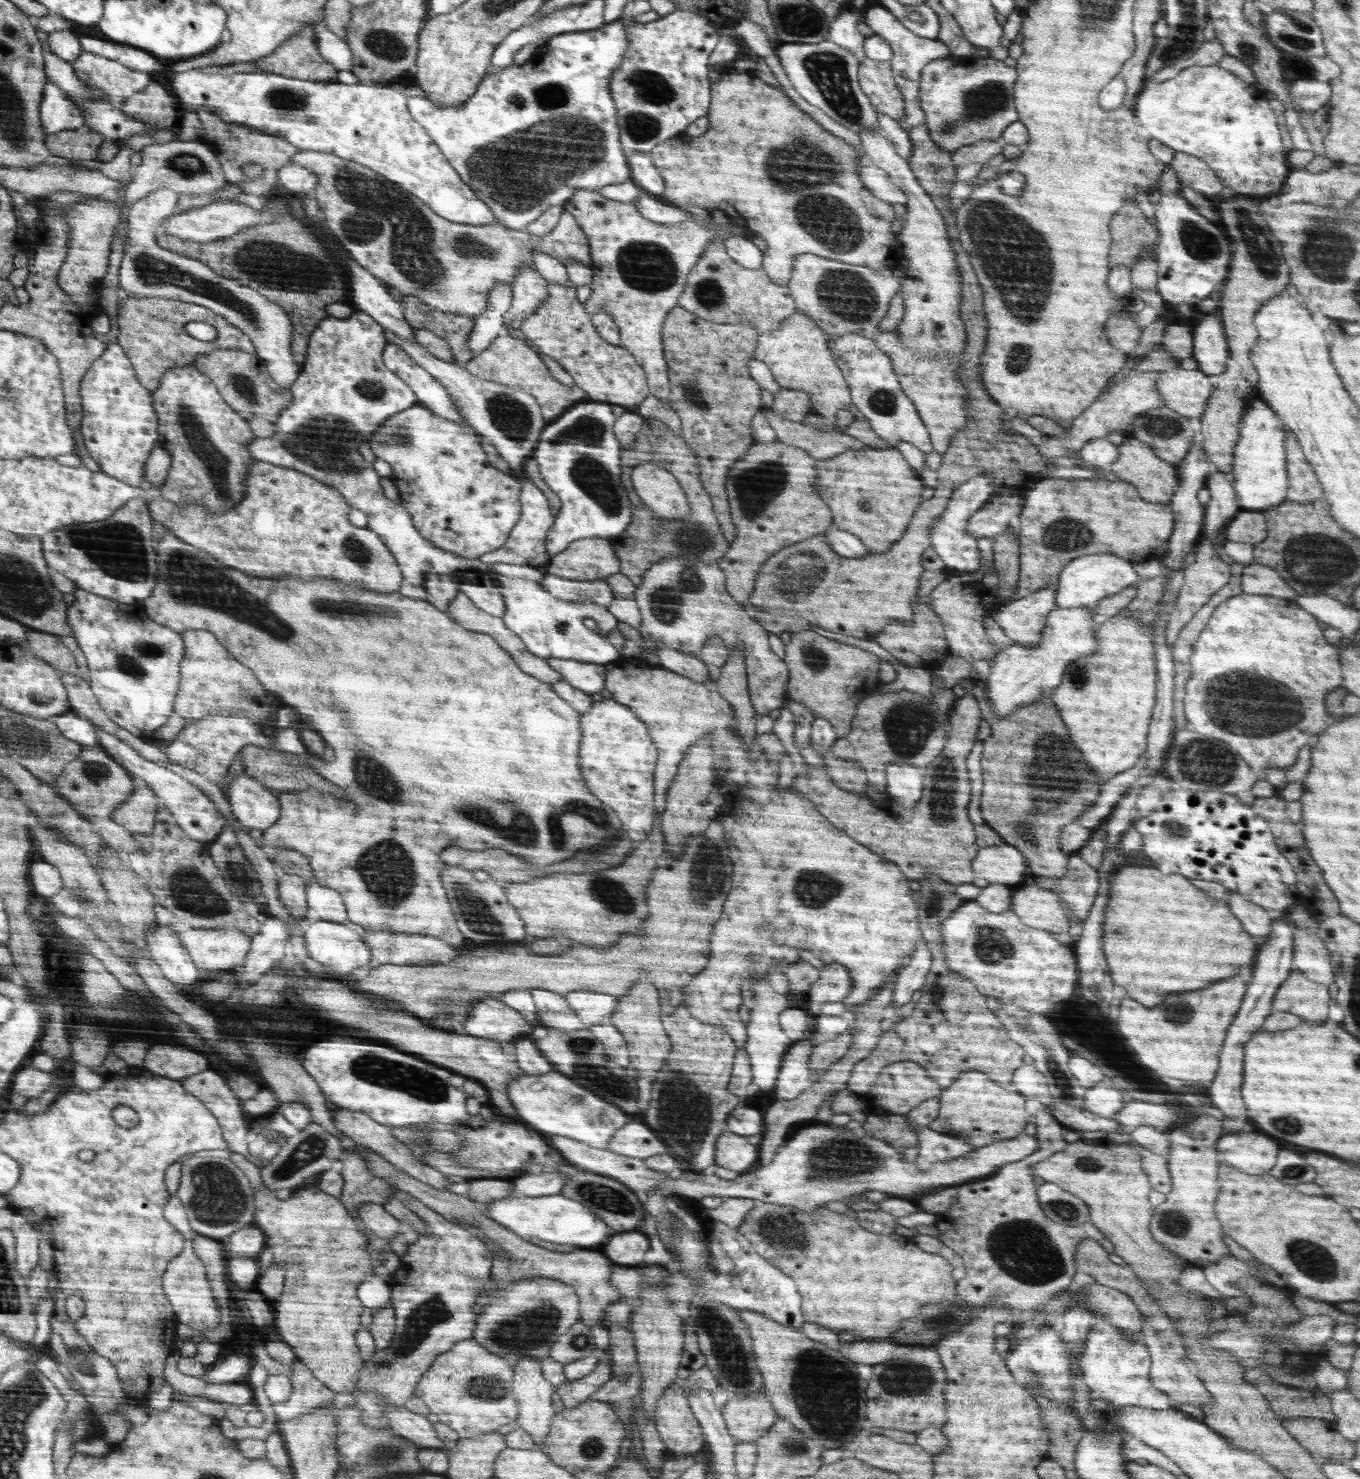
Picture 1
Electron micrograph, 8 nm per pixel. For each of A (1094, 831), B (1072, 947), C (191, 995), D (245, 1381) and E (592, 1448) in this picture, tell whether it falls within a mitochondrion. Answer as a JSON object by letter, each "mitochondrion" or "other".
{"A":"other","B":"other","C":"other","D":"other","E":"mitochondrion"}

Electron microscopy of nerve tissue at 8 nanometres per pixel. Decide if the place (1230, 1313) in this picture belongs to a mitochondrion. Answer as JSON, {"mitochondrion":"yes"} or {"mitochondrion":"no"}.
{"mitochondrion":"no"}

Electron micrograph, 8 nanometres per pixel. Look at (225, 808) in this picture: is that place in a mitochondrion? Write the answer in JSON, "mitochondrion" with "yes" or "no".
{"mitochondrion":"no"}

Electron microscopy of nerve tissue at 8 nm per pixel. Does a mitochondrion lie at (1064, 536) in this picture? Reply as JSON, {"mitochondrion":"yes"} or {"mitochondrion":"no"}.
{"mitochondrion":"yes"}

